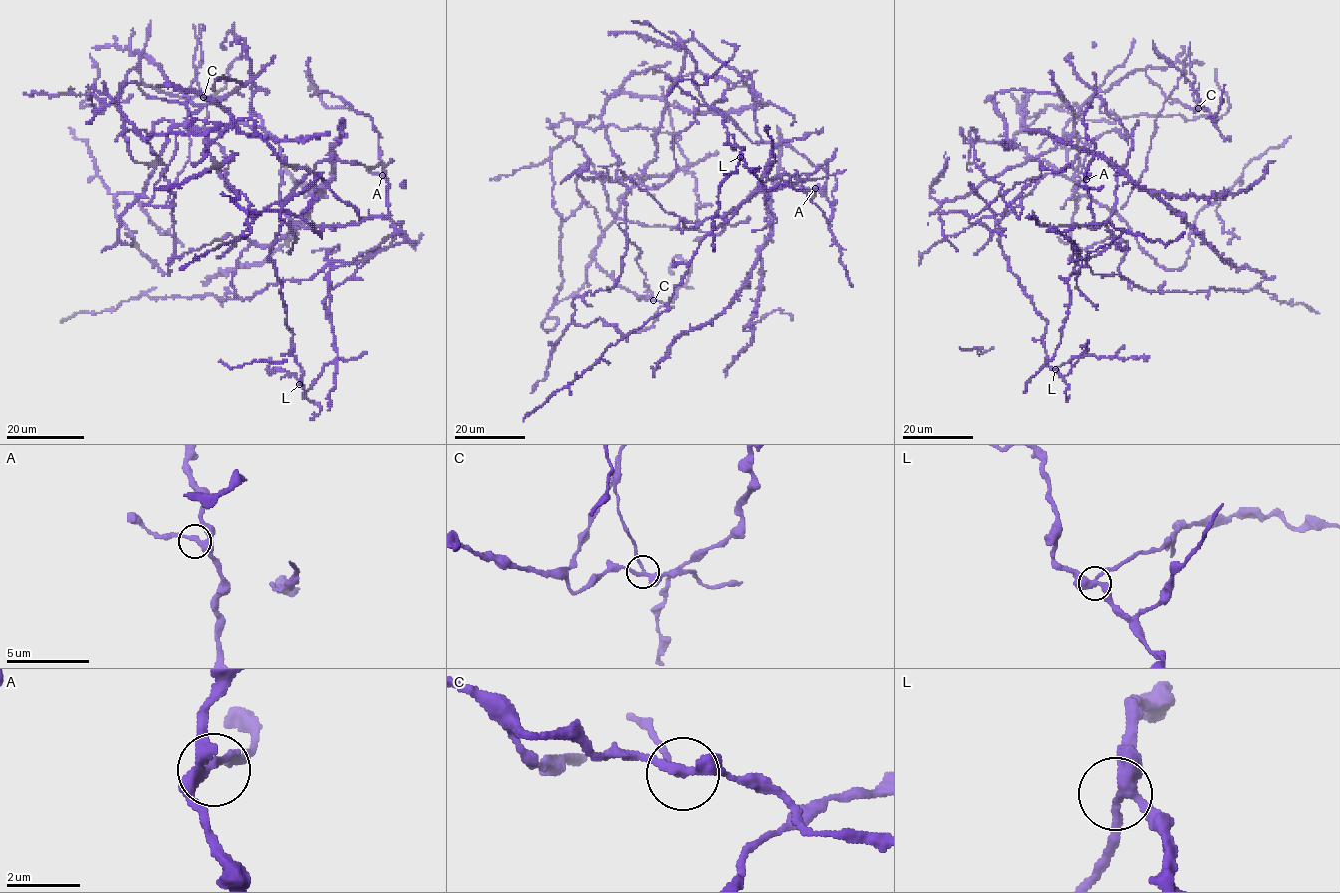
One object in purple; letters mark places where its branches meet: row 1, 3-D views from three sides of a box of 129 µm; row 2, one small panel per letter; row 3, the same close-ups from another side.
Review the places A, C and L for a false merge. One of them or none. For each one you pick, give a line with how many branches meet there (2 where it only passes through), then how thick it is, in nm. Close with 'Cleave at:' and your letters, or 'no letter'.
C: branches 4; calibre 240 nm
Cleave at: C

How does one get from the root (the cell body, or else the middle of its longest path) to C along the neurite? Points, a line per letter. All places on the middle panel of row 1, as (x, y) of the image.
C: (695, 120), (673, 136), (675, 173), (653, 188), (639, 177), (595, 251), (653, 300)

